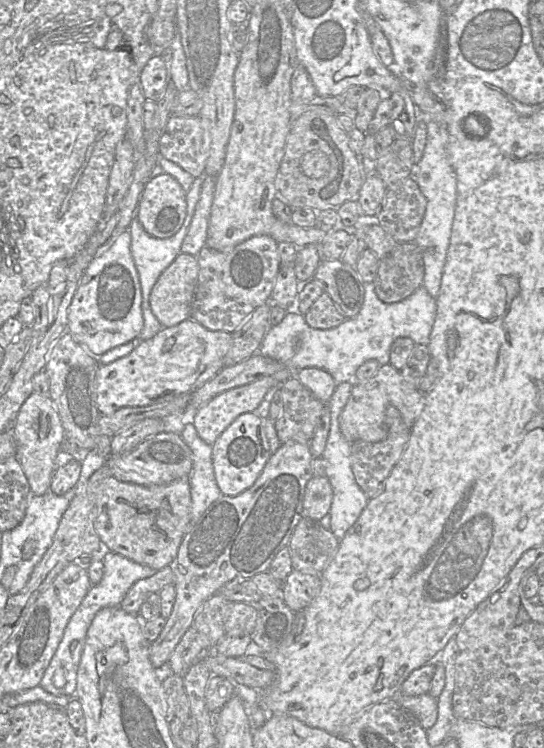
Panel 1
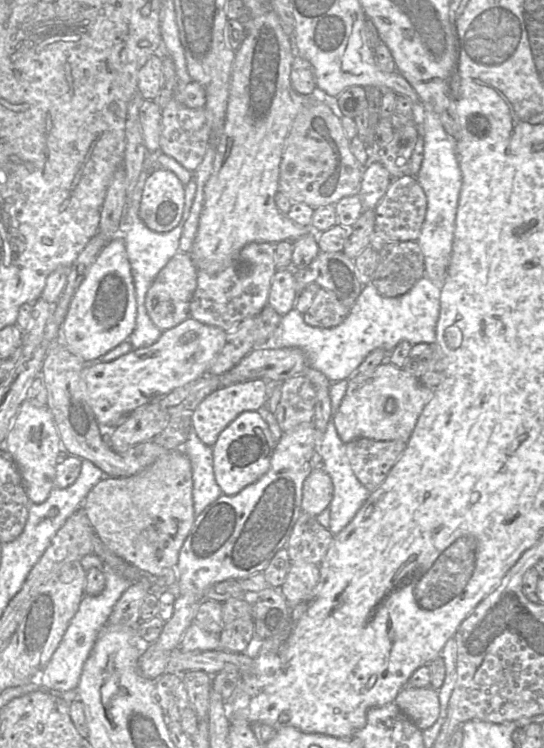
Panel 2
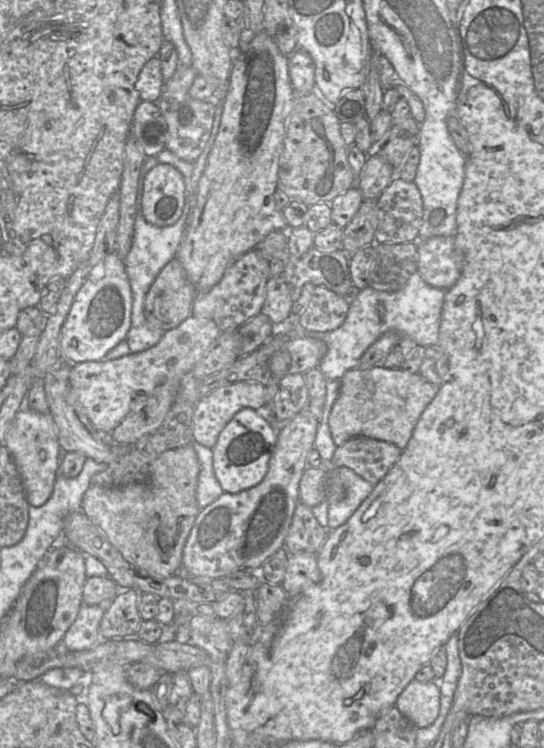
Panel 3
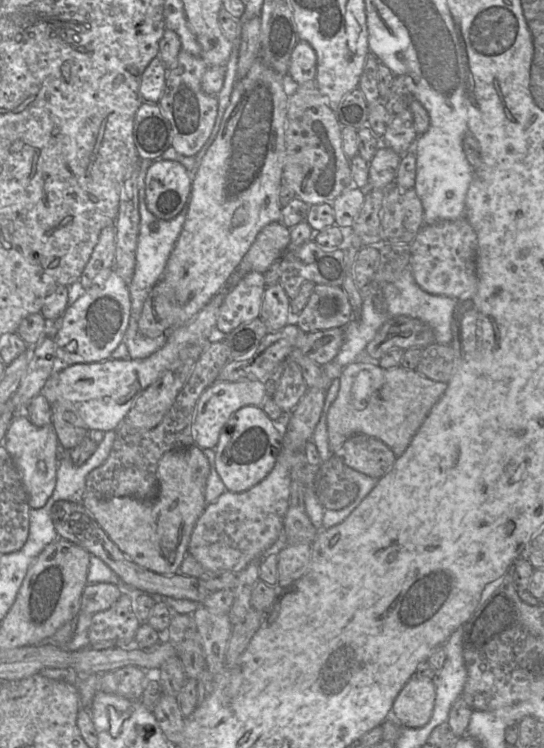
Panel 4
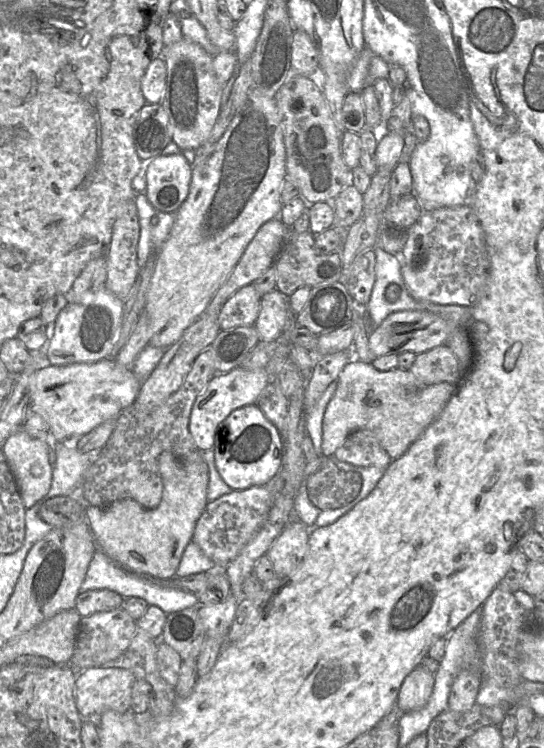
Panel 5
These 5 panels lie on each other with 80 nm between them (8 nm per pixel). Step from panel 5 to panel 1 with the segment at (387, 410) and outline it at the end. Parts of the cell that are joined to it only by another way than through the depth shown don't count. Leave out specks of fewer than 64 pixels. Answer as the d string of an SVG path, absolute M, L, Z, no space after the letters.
M390 363L382 365L376 373L364 381L352 381L349 399L339 416L339 426L344 438L351 444L356 441L379 442L387 438L385 424L388 406L396 407L406 427L412 428L424 407L424 394L409 384L400 371Z

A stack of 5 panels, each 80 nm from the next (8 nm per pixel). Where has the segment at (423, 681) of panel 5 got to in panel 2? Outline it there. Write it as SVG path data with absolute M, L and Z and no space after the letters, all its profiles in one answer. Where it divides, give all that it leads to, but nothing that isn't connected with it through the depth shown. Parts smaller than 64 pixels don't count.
M406 685L394 703L422 731L431 727L440 713L438 691L431 686L415 688Z

